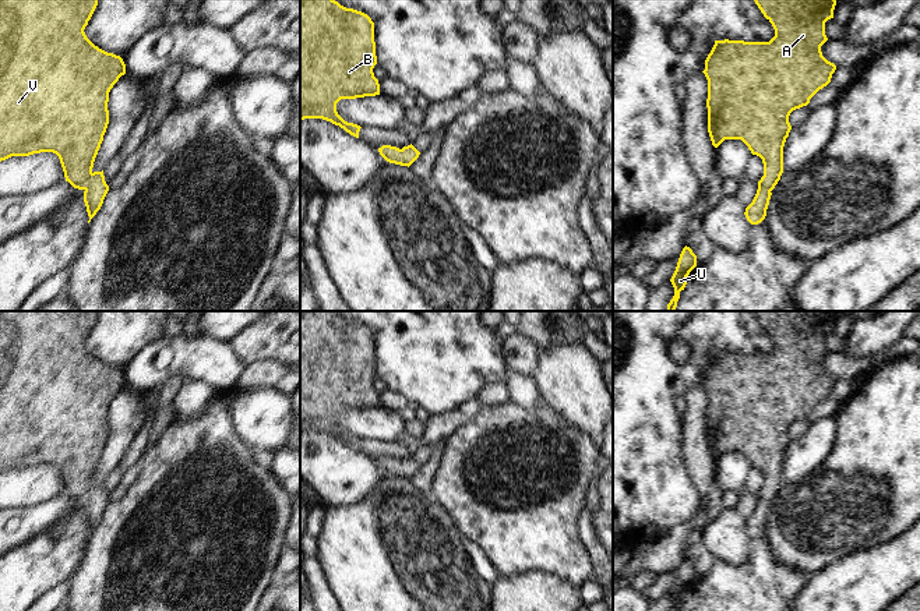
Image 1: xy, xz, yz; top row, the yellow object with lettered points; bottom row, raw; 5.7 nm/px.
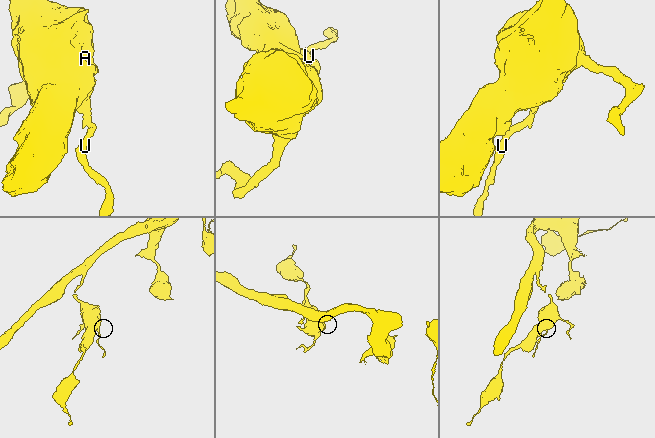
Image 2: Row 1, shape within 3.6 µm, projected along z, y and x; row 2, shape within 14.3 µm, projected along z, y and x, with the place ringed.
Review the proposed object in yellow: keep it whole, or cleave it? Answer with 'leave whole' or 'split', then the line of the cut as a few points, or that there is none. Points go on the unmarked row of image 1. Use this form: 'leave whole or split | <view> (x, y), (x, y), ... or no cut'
leave whole | no cut

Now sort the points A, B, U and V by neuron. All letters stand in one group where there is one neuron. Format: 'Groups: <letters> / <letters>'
Groups: A B U V

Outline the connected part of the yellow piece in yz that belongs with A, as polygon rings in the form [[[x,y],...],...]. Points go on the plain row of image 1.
[[[752,311],[764,329],[772,336],[775,349],[769,354],[715,353],[705,372],[702,384],[708,392],[708,445],[712,458],[718,460],[725,452],[741,452],[752,467],[762,472],[764,488],[758,494],[758,502],[752,515],[745,520],[745,530],[751,537],[761,536],[772,502],[783,485],[783,459],[792,438],[789,428],[793,423],[807,418],[810,412],[831,395],[836,378],[828,374],[821,359],[828,353],[825,335],[833,331],[835,311]]]

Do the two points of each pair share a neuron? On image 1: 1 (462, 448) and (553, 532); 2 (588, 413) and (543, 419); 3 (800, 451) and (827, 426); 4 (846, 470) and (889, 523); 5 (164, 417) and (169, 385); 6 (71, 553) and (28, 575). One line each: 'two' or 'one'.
1: one
2: two
3: one
4: one
5: one
6: one

